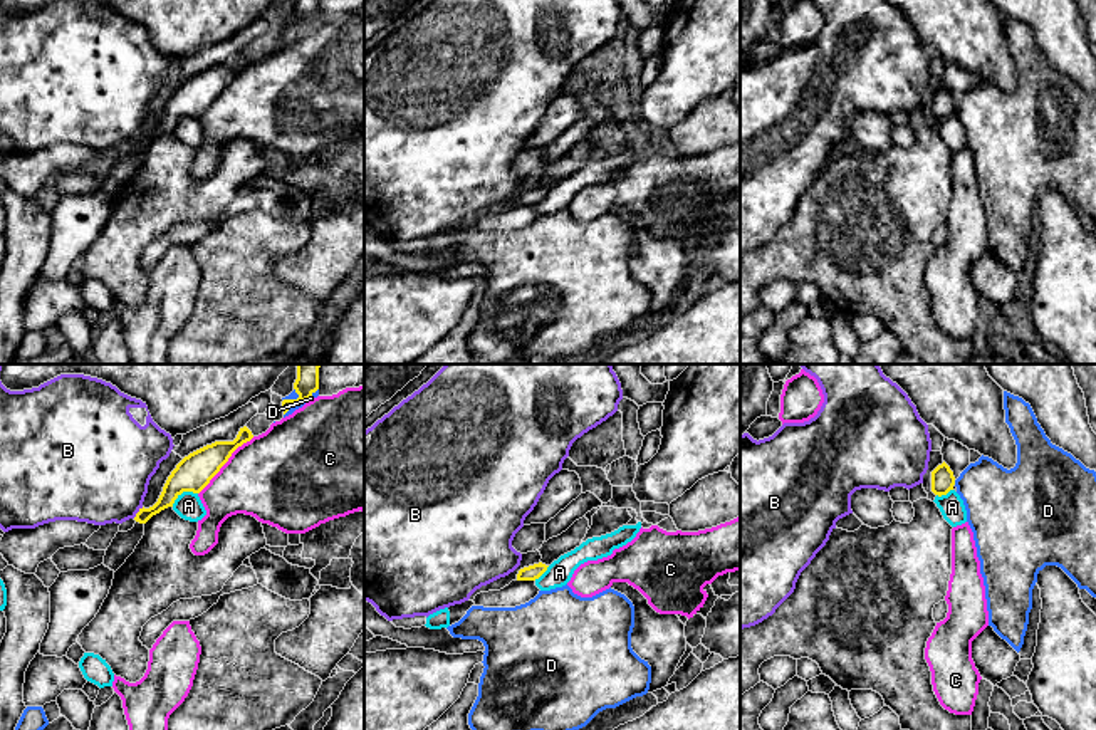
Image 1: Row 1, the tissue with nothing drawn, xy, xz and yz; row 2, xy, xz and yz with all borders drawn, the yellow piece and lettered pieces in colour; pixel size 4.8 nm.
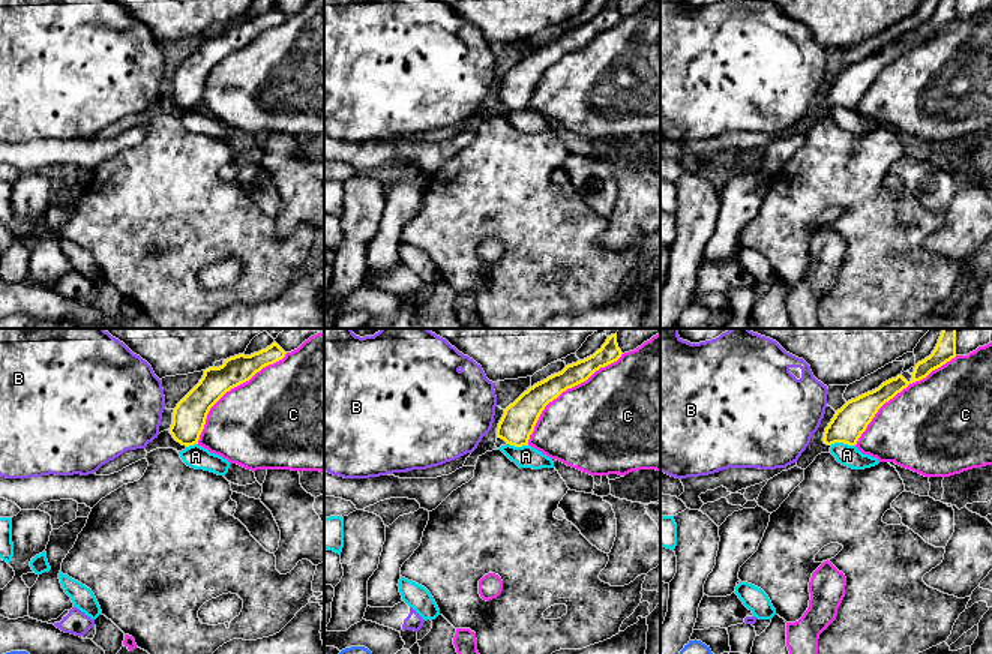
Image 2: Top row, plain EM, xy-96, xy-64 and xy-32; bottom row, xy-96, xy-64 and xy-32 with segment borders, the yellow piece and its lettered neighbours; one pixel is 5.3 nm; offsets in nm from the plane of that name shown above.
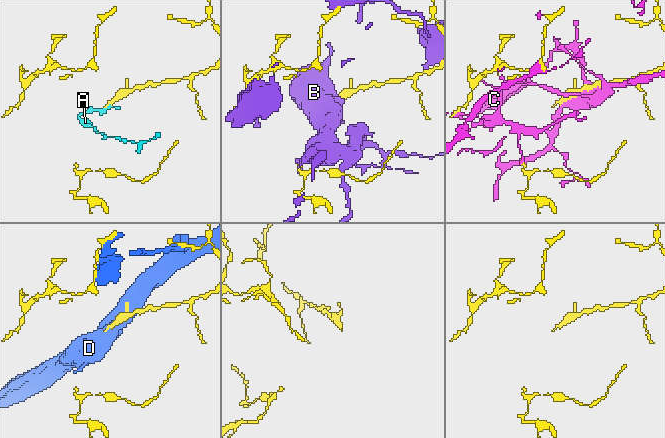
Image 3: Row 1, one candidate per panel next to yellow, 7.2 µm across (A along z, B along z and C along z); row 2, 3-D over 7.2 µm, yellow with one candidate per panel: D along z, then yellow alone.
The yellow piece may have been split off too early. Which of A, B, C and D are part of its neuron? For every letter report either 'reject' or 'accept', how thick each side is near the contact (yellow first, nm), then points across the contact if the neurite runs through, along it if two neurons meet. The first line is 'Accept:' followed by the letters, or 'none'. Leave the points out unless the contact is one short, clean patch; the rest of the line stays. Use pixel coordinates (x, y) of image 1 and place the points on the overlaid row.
Accept: none
A: reject; 170 nm thick on the yellow side, 130 nm on the other; border along xy (197, 492), (183, 492), (172, 505)
B: reject; 110 nm thick on the yellow side, 460 nm on the other
C: reject; 170 nm thick on the yellow side, 420 nm on the other
D: reject; 110 nm thick on the yellow side, 30 nm on the other

